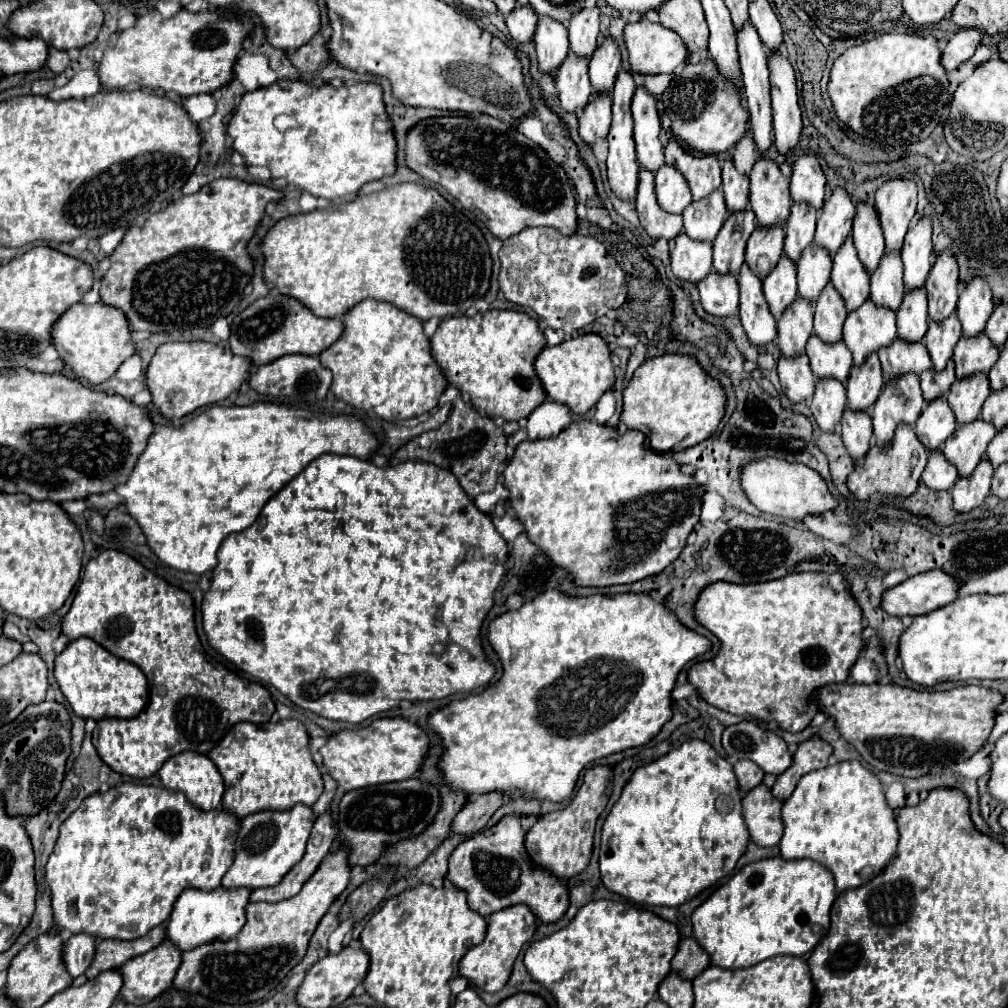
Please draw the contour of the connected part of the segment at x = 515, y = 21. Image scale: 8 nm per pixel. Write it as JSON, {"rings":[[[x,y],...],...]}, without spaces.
{"rings":[[[516,6],[508,16],[506,16],[506,24],[510,30],[510,36],[516,42],[528,42],[532,40],[534,32],[536,32],[536,22],[538,22],[538,14],[534,12],[534,8],[530,6]]]}

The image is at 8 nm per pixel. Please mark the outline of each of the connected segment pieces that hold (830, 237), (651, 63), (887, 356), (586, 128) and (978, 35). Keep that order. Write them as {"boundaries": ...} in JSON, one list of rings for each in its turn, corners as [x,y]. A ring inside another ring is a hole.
{"boundaries":[[[[842,188],[832,190],[818,212],[818,228],[814,242],[826,248],[830,254],[836,254],[836,250],[844,244],[846,236],[852,230],[854,212],[856,206],[846,190]]],[[[644,18],[626,26],[624,40],[630,52],[632,70],[638,74],[673,73],[688,56],[676,32]]],[[[896,338],[892,344],[880,348],[878,354],[880,354],[880,362],[882,362],[886,380],[900,376],[904,372],[920,374],[920,372],[924,372],[924,368],[932,368],[930,354],[922,342],[910,344],[906,340]]],[[[594,94],[580,114],[580,136],[586,144],[594,144],[598,138],[606,138],[612,122],[612,100],[608,94]]],[[[960,30],[956,32],[950,42],[946,44],[946,48],[942,50],[942,64],[944,68],[950,72],[954,68],[958,68],[962,62],[966,62],[968,58],[974,56],[976,48],[982,42],[982,32],[980,30]]]]}

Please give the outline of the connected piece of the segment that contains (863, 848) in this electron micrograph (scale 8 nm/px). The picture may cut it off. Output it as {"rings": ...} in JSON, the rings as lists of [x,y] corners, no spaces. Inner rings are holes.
{"rings":[[[858,760],[838,762],[804,776],[798,782],[794,794],[782,806],[782,820],[786,826],[784,836],[780,840],[782,858],[786,860],[810,858],[824,864],[828,870],[832,870],[838,892],[858,888],[866,884],[870,878],[874,878],[876,874],[880,874],[882,868],[894,856],[898,844],[896,816],[884,798],[884,788],[876,778],[876,774],[866,766],[862,766]]]}

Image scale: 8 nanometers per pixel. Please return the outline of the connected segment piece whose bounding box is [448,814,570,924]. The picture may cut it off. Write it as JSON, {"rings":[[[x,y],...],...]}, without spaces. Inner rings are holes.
{"rings":[[[504,816],[492,828],[458,844],[450,856],[448,878],[454,886],[468,892],[468,904],[482,916],[490,916],[514,904],[526,904],[532,908],[540,922],[558,922],[570,906],[566,880],[560,880],[552,872],[534,866],[526,852],[524,836],[526,830],[520,824],[520,816]]]}

